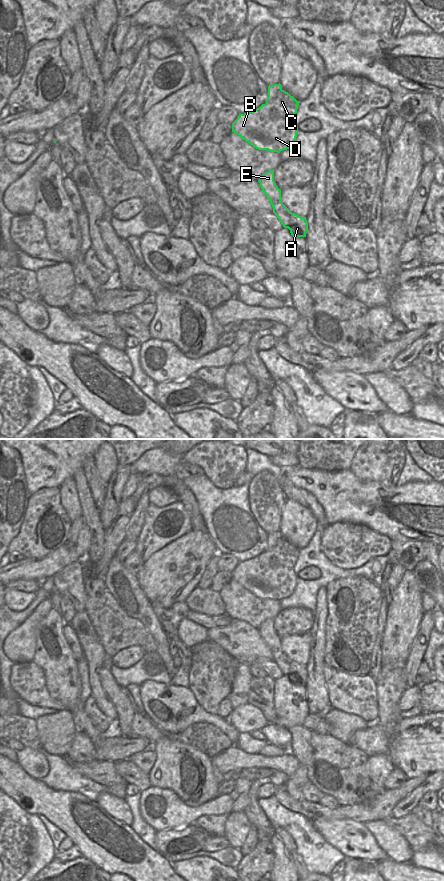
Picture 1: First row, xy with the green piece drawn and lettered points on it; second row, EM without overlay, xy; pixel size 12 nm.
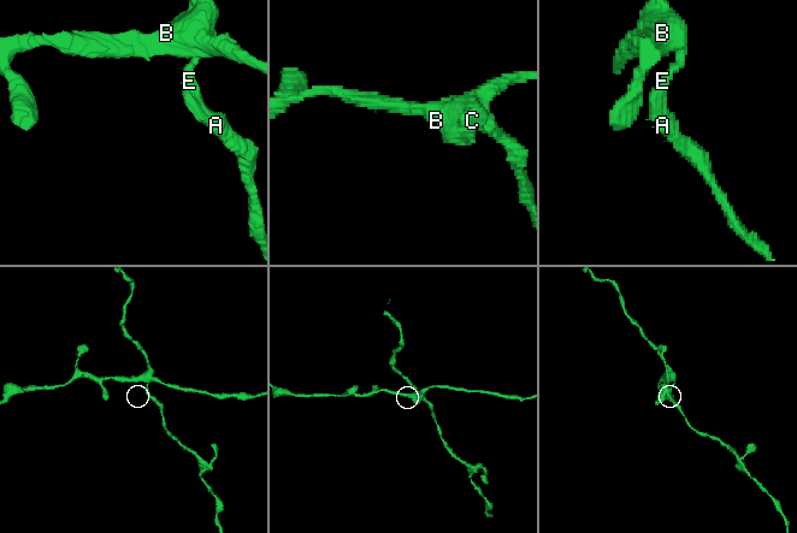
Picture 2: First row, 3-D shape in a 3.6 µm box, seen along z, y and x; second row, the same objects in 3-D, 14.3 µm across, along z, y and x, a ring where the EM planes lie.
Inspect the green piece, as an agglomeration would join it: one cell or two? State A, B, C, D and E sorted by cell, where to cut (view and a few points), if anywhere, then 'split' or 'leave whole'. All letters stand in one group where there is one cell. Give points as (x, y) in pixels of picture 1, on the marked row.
groups A E / B C D; cut xy (283, 90), (272, 101), (265, 103); split

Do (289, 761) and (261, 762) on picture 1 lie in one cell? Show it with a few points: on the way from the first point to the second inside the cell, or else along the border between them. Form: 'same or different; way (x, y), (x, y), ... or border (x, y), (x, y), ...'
same; way (282, 762), (268, 762)

